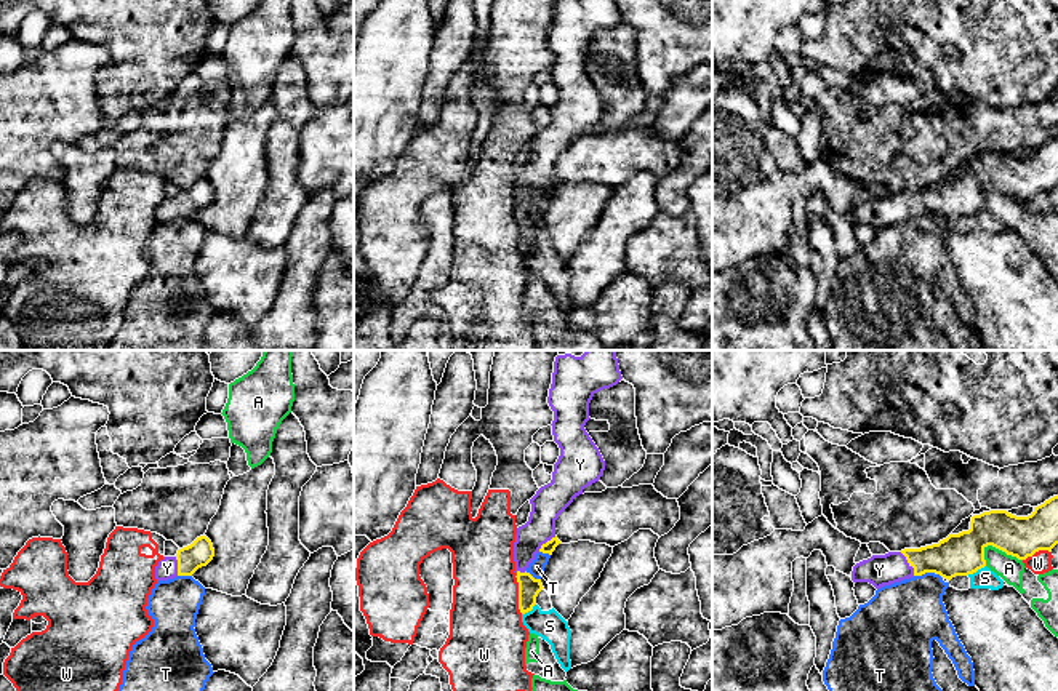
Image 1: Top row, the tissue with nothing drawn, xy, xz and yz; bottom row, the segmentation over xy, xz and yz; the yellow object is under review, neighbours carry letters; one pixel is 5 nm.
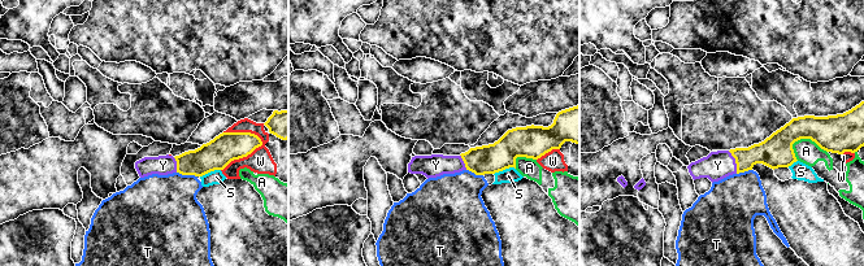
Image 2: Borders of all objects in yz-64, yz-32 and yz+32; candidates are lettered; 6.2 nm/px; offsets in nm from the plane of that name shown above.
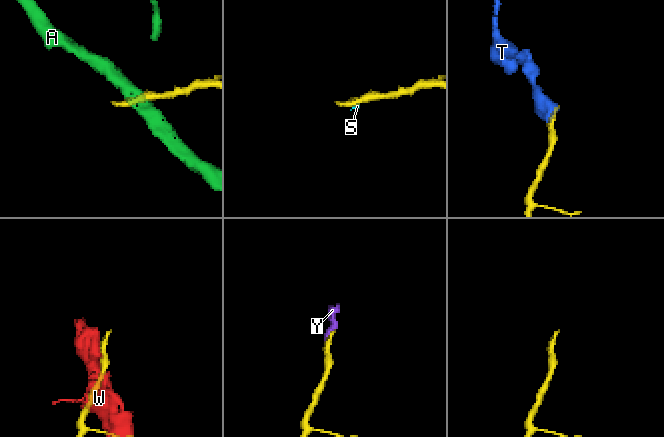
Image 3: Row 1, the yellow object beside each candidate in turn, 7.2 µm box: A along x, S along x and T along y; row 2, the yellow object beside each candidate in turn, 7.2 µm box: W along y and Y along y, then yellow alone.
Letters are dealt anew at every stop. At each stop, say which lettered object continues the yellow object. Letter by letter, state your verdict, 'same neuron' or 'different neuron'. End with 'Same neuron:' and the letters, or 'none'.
A: different neuron
S: different neuron
T: different neuron
W: different neuron
Y: same neuron
Same neuron: Y

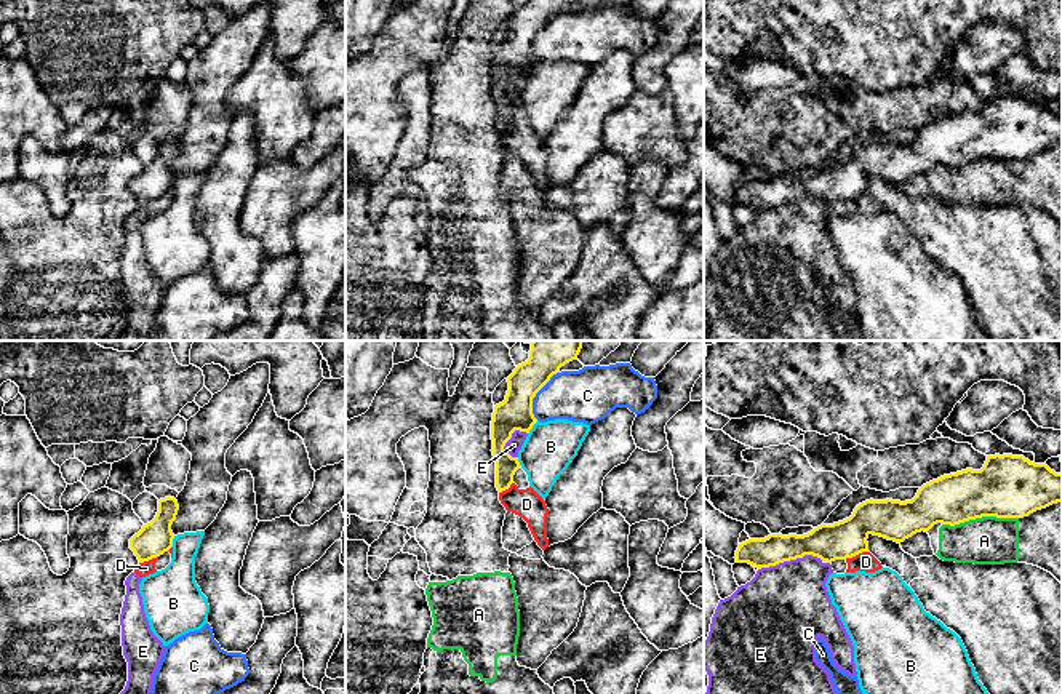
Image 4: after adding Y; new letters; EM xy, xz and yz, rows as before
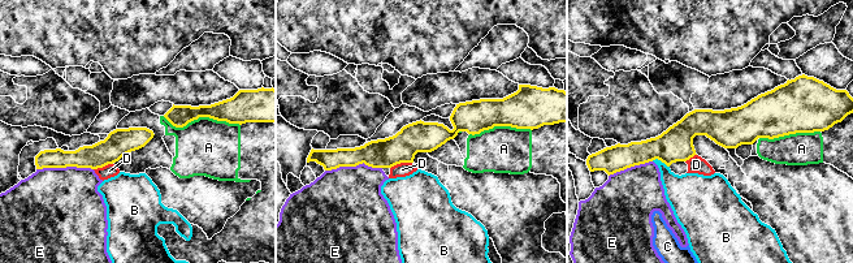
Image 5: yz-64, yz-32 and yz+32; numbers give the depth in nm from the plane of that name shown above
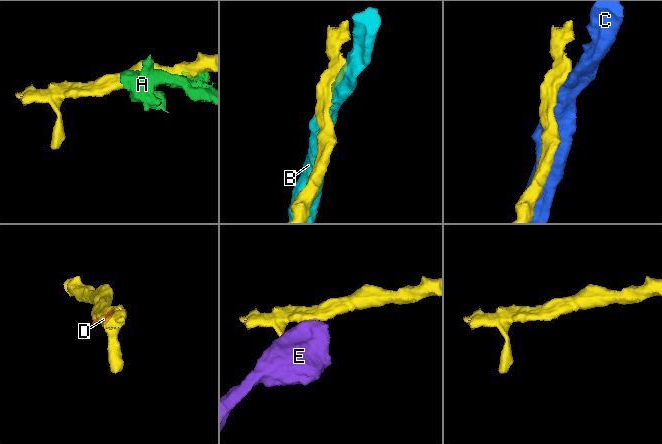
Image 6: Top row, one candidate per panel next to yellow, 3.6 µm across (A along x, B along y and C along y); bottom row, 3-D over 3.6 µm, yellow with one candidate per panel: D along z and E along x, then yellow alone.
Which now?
A: different neuron
B: different neuron
C: different neuron
D: different neuron
E: different neuron
Same neuron: none

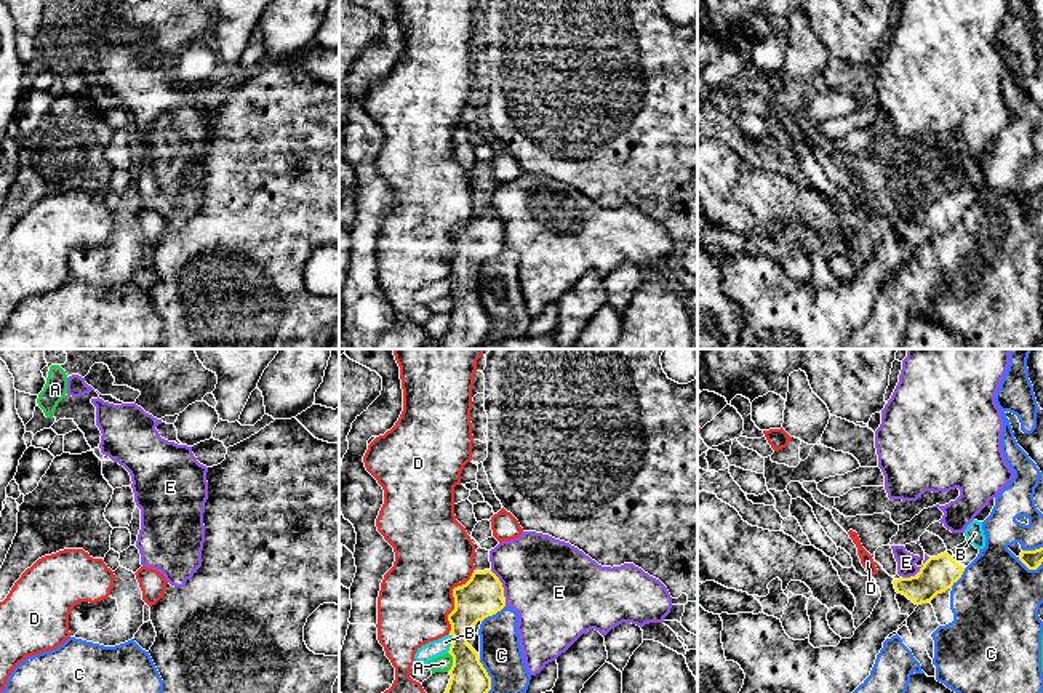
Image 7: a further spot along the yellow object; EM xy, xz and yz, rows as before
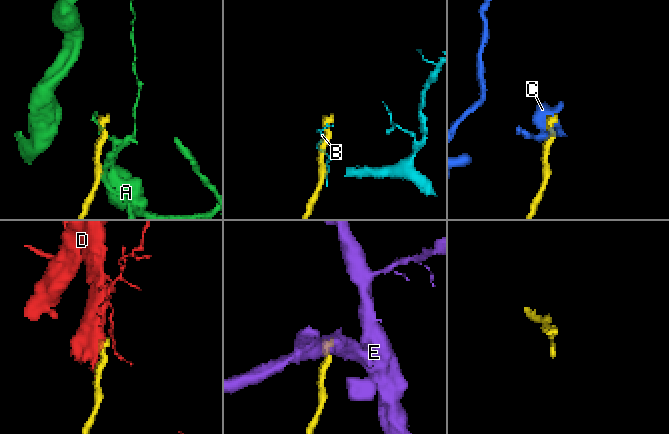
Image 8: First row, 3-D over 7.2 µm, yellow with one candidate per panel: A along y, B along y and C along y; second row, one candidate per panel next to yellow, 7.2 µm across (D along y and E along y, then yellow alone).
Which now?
A: different neuron
B: different neuron
C: different neuron
D: different neuron
E: different neuron
Same neuron: none

